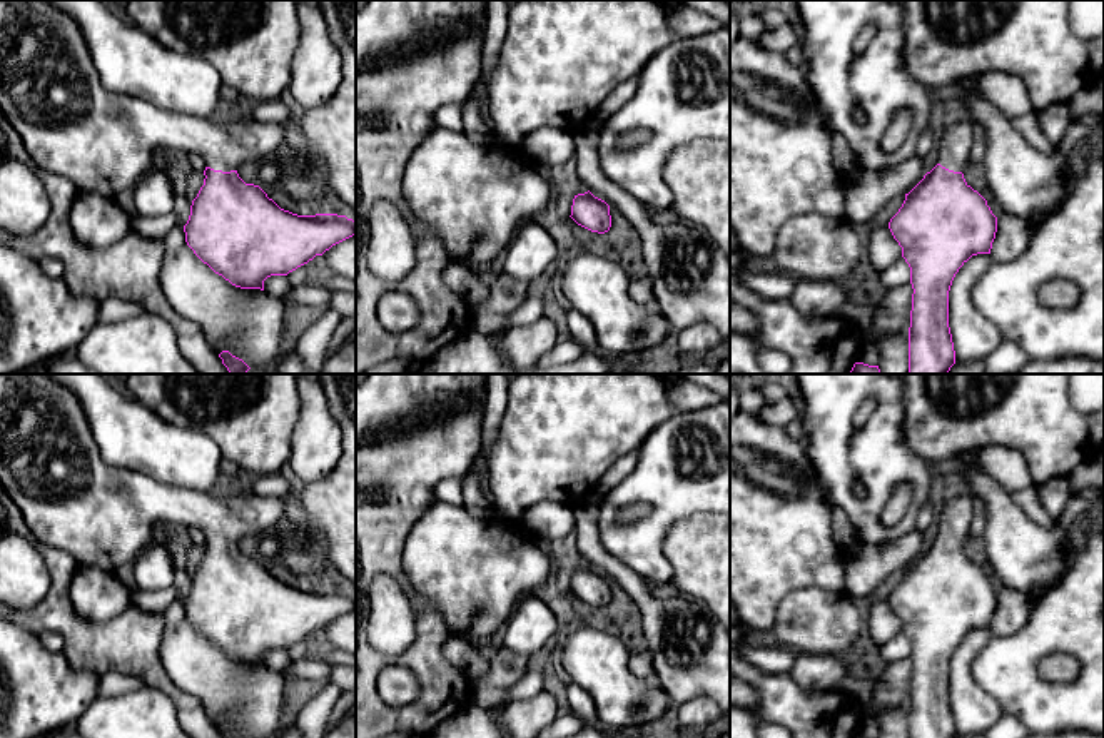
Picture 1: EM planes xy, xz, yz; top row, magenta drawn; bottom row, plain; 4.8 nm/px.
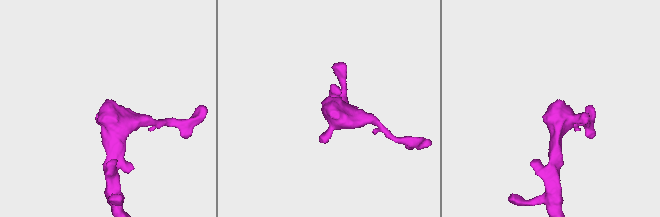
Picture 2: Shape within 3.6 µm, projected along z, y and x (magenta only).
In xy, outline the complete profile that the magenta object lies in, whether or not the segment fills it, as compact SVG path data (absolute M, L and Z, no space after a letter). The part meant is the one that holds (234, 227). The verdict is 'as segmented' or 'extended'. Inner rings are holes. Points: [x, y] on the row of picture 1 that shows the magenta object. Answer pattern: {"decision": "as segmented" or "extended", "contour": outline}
{"decision": "extended", "contour": "M0 0L0 107L18 132L38 172L62 175L78 192L99 194L107 199L115 199L120 192L135 189L155 167L155 154L160 149L200 154L207 162L205 179L192 200L190 215L184 225L185 242L204 264L235 287L264 291L267 277L287 275L356 234L356 222L346 215L292 214L281 209L259 185L246 184L239 177L241 164L262 162L277 152L294 122L237 120L219 125L209 119L165 110L134 95L112 92L102 83L77 23L45 0Z"}

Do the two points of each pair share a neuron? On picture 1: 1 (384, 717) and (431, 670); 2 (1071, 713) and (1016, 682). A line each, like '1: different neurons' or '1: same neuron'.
1: same neuron
2: same neuron

